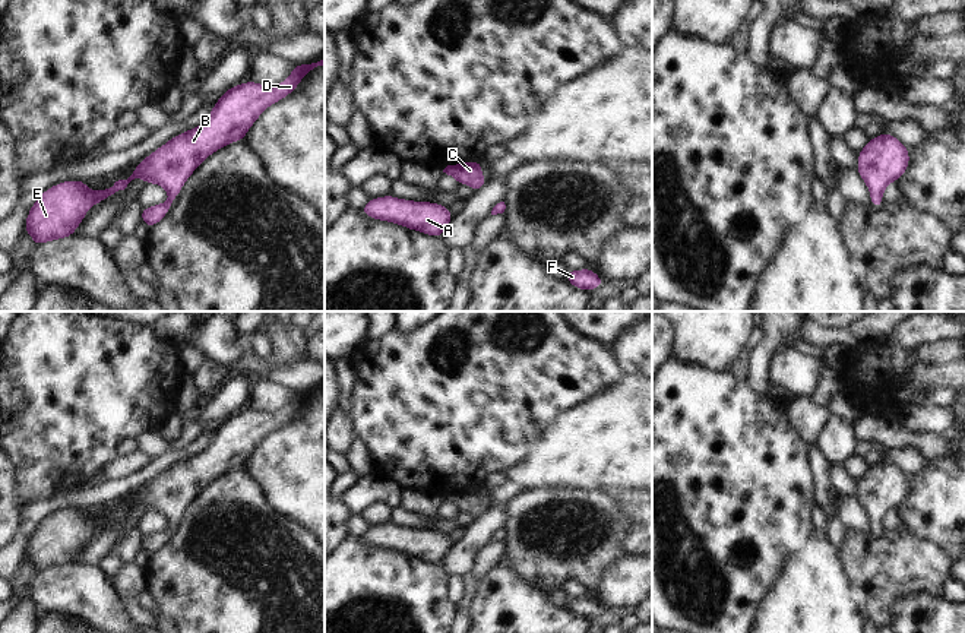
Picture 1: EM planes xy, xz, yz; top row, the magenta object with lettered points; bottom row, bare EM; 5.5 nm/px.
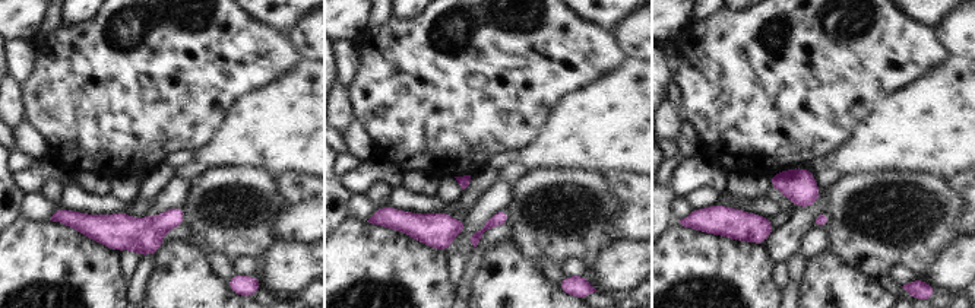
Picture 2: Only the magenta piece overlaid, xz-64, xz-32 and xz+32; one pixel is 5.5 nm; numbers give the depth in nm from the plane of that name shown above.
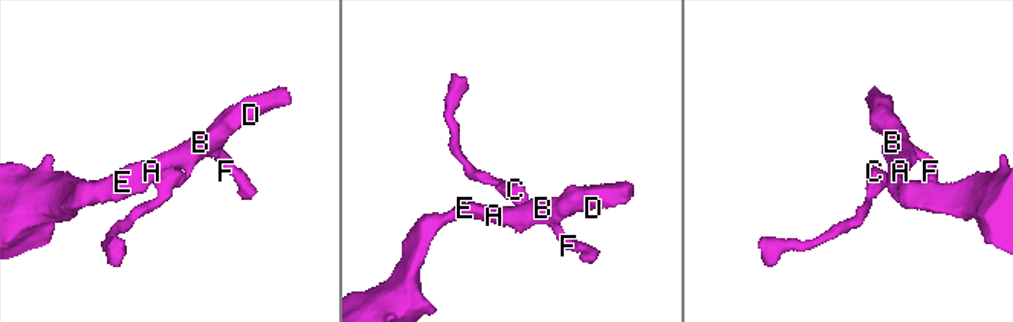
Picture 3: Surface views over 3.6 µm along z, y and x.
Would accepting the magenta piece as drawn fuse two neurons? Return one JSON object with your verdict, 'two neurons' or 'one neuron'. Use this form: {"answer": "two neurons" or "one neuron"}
{"answer": "one neuron"}

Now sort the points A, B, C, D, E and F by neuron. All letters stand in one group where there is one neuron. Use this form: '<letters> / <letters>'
A B C D E F

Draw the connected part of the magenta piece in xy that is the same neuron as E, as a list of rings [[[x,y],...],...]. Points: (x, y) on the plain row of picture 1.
[[[325,384],[307,392],[294,392],[292,401],[278,412],[260,412],[247,408],[241,412],[232,415],[230,414],[212,434],[209,444],[199,455],[189,456],[170,466],[167,471],[155,477],[149,484],[139,488],[133,501],[127,507],[118,507],[110,516],[92,519],[86,513],[86,509],[79,507],[67,507],[64,510],[51,513],[38,523],[37,529],[29,537],[23,560],[28,560],[34,566],[35,575],[47,569],[72,564],[75,563],[75,557],[83,548],[86,539],[95,531],[101,531],[107,525],[111,525],[116,520],[124,518],[135,506],[142,506],[146,509],[146,512],[159,512],[170,522],[164,531],[148,534],[140,539],[140,550],[145,550],[149,556],[154,556],[170,539],[187,506],[208,484],[230,472],[231,469],[244,468],[246,460],[265,437],[294,420],[301,406],[320,393],[325,395]]]

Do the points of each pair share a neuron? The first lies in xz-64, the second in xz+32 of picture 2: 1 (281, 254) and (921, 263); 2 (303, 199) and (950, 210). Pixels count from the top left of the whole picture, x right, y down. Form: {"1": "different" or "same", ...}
{"1": "different", "2": "different"}

